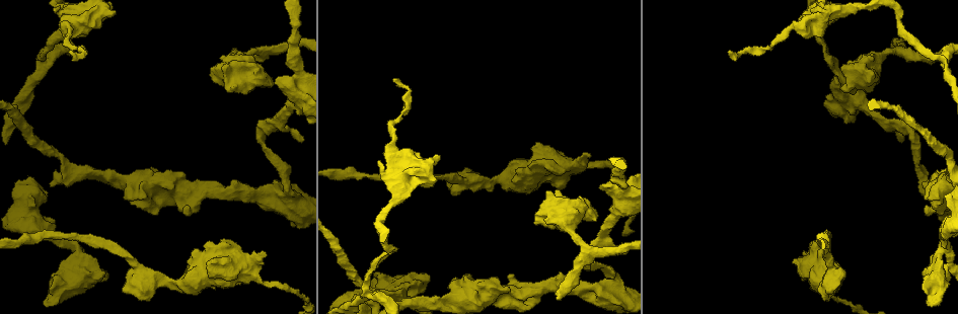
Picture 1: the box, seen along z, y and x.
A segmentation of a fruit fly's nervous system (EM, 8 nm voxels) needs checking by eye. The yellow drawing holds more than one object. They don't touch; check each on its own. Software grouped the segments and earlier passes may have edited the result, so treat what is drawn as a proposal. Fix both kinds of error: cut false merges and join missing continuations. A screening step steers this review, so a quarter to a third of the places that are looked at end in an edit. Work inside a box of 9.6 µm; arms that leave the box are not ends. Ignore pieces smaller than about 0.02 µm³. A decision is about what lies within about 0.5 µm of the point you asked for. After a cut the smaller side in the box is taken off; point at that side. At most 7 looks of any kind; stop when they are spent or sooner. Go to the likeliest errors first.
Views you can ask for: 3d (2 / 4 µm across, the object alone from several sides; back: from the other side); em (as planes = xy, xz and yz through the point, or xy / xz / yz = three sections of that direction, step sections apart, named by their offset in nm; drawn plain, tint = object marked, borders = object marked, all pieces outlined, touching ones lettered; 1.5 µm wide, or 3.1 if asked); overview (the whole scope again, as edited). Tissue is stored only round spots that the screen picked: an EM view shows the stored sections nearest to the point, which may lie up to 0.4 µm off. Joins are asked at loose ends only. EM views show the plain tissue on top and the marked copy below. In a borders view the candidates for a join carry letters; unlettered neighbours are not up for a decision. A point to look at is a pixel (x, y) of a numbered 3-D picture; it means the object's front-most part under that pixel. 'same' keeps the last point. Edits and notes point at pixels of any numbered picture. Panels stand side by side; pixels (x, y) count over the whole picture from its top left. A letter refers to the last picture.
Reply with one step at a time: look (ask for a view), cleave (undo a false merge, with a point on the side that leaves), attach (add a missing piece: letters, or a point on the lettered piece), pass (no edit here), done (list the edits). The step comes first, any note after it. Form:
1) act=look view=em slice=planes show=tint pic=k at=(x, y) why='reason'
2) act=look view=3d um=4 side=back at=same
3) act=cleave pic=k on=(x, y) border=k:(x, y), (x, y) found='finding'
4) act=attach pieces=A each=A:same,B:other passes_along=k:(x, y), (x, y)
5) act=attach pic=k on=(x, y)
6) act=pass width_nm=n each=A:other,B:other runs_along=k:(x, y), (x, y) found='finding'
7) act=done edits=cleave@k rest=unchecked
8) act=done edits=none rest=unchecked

act=look view=em slice=planes show=borders pic=1 at=(559, 300) why='an open end'

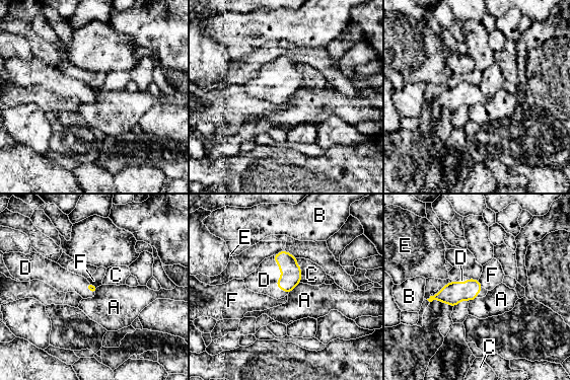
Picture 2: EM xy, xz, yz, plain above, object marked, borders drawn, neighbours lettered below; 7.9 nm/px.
act=attach pieces=D longest_contact=D:320nm each=A:other,B:other,C:other,D:same,E:other,F:other passes_along=2:(291, 273), (280, 277), (264, 280) found='the cell continues'

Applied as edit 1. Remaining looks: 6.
act=look view=em slice=planes show=borders pic=1 at=(577, 163) why='sudden change in width'

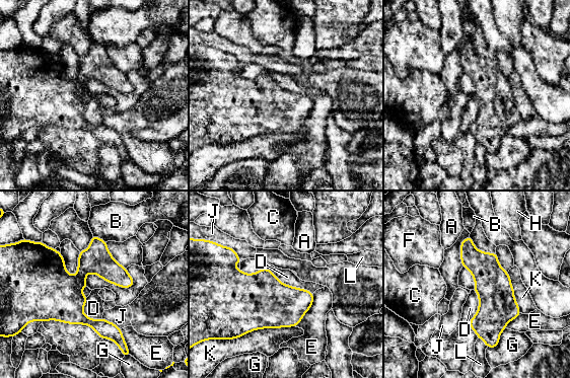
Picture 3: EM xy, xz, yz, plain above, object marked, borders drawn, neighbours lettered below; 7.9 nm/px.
act=pass width_nm=150 each=A:other,B:other,C:other,D:other,E:other,F:other,G:other,H:other,J:other,K:other,L:other runs_along=3:(468, 240), (492, 283), (493, 345) found='one cell here'

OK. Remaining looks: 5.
act=done edits=attach@2 rest=unchecked

